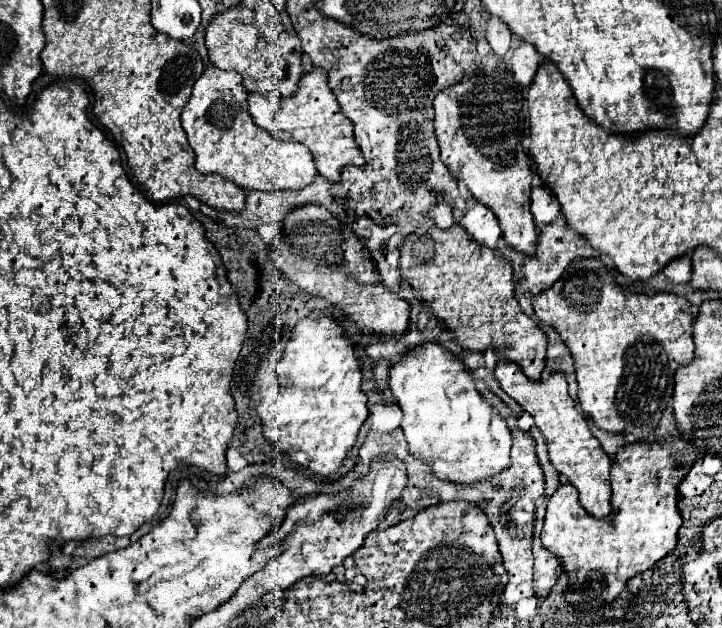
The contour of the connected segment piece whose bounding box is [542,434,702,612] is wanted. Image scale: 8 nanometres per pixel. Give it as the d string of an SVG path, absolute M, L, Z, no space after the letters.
M674 434L674 438L666 438L666 442L634 442L622 446L616 452L612 464L612 518L598 520L590 516L580 500L578 490L572 484L560 484L560 488L552 494L546 508L546 520L542 530L542 544L554 552L570 578L570 588L566 592L566 600L578 612L596 612L598 608L610 604L626 586L630 578L638 572L652 568L660 558L670 554L678 540L678 528L682 526L682 516L678 510L678 486L686 478L686 470L700 458L700 450L690 446L690 440L682 438L682 434Z

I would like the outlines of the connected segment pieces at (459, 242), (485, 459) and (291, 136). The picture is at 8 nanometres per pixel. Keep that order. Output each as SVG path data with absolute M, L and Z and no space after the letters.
M452 224L446 230L422 226L404 240L400 252L402 278L422 292L422 300L456 334L460 346L478 352L494 350L502 358L522 366L530 380L540 378L548 336L518 306L510 260L498 250L478 244L460 224Z
M426 340L414 352L408 352L404 358L394 362L390 368L388 384L404 412L400 428L404 430L404 436L408 440L410 454L430 464L438 478L456 484L474 484L492 478L504 468L508 468L512 436L506 426L506 420L476 390L474 380L468 374L464 362L456 354L446 350L442 344L438 344L436 340Z
M312 68L304 72L302 80L298 82L298 90L290 98L278 98L278 94L250 94L248 96L248 112L254 122L282 140L298 140L300 144L308 146L314 154L314 162L318 174L328 178L330 182L338 182L340 170L346 164L362 166L364 156L360 146L354 142L354 124L342 114L334 92L328 86L328 74L322 68Z

